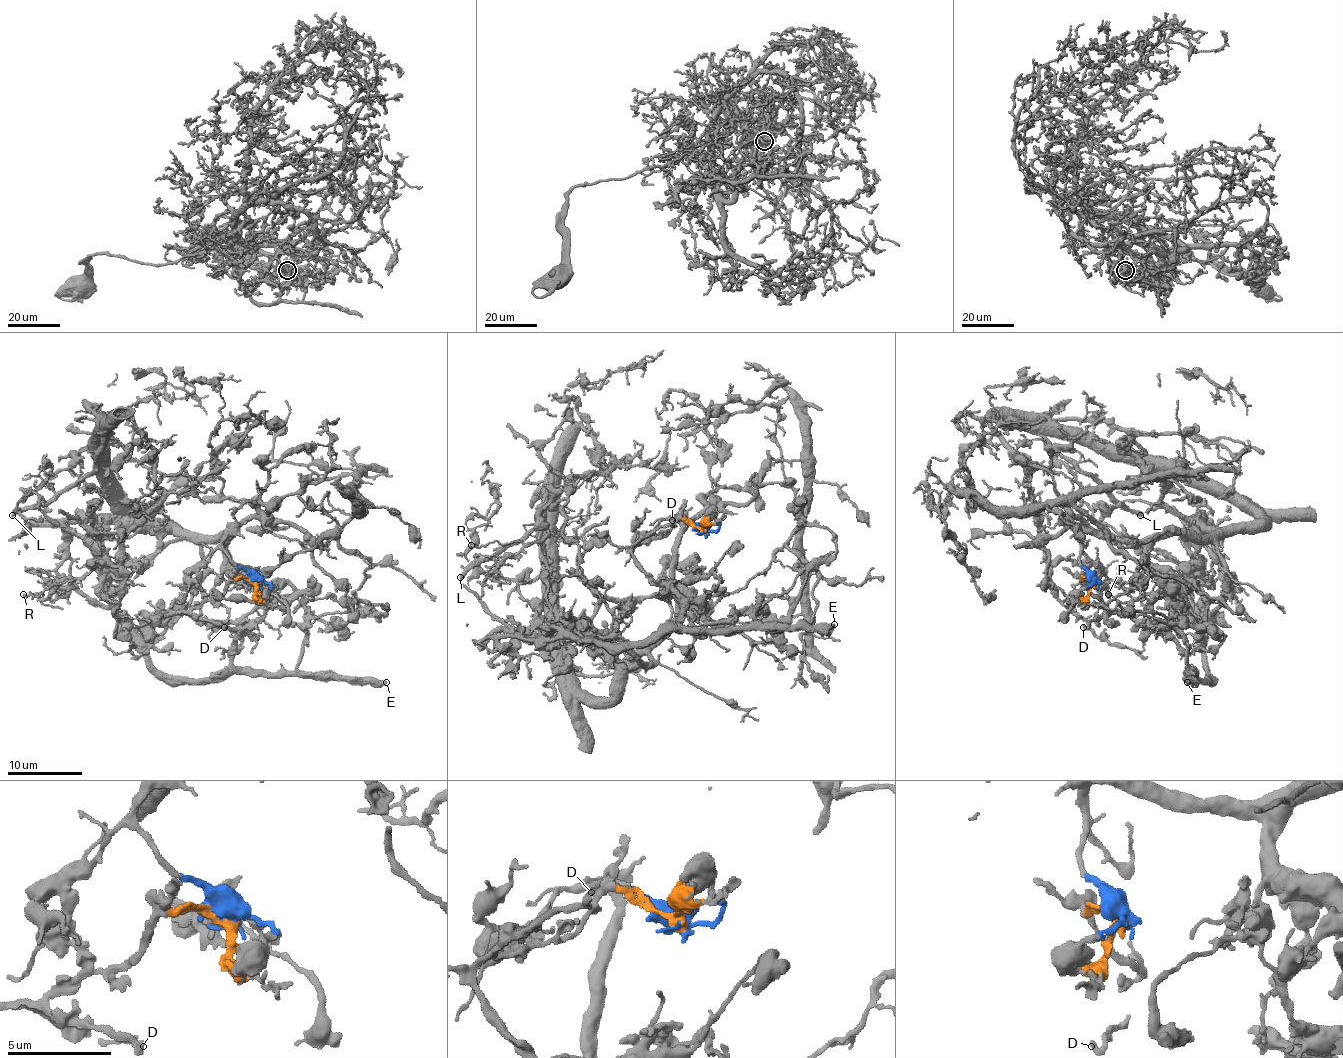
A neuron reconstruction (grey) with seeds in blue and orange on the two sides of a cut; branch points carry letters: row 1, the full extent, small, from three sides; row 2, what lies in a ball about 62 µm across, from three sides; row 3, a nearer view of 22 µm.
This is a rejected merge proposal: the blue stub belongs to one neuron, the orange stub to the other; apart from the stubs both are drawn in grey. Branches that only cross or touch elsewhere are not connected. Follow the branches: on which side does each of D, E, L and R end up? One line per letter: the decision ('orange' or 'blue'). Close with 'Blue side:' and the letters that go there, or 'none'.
D: orange
E: orange
L: blue
R: blue
Blue side: L, R

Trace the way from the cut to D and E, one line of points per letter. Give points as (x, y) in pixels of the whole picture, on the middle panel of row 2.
D: (701, 530), (680, 518), (666, 535), (640, 541), (673, 520)
E: (701, 530), (680, 518), (666, 535), (632, 546), (638, 563), (682, 602), (684, 626), (782, 630), (834, 624)

